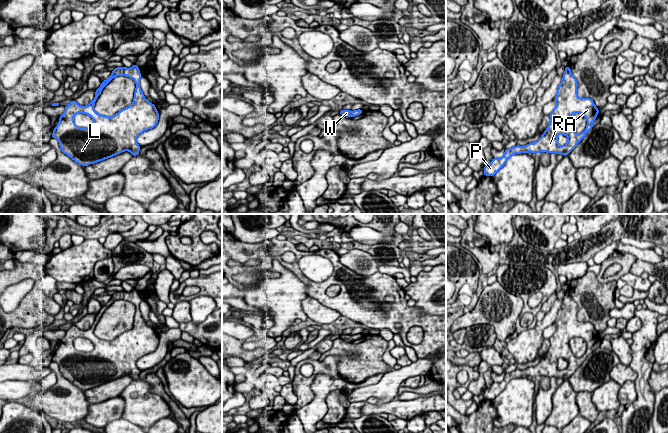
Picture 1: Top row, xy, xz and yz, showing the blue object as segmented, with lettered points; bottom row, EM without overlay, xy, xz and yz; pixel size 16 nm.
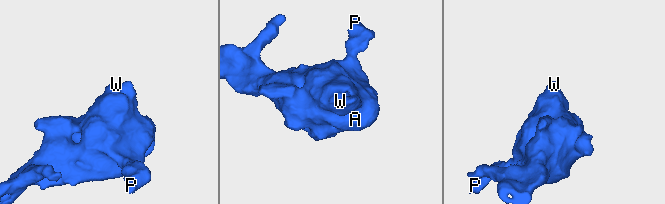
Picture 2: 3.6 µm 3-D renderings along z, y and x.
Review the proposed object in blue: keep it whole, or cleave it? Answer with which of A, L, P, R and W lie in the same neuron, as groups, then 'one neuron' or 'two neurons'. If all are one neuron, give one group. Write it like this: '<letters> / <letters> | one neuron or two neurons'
A L P R W | one neuron

